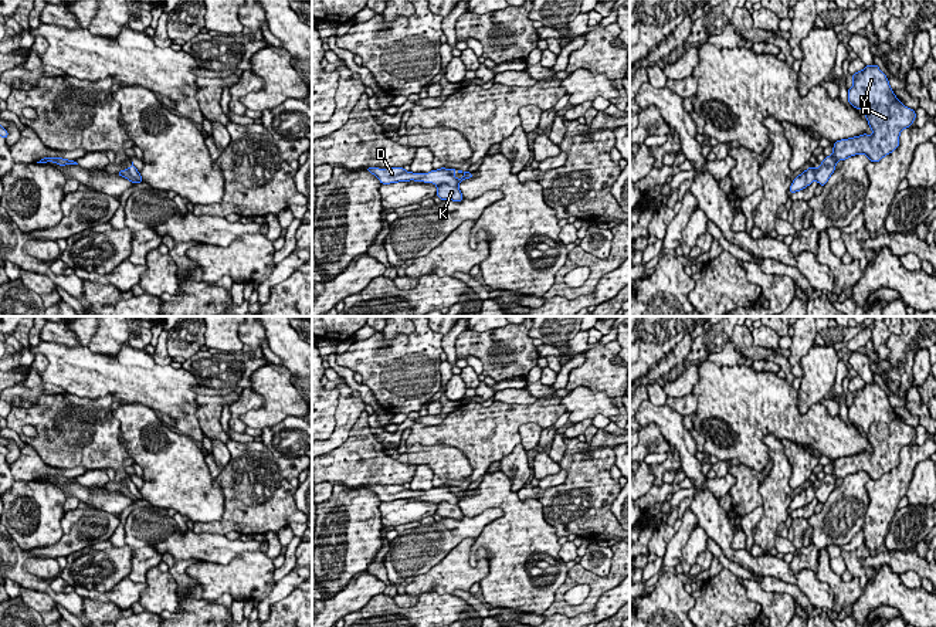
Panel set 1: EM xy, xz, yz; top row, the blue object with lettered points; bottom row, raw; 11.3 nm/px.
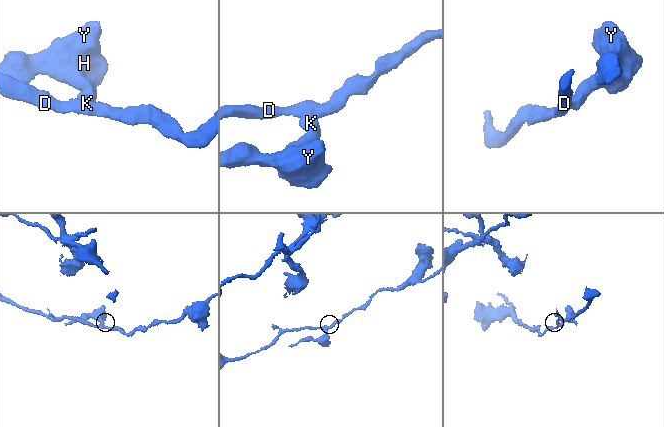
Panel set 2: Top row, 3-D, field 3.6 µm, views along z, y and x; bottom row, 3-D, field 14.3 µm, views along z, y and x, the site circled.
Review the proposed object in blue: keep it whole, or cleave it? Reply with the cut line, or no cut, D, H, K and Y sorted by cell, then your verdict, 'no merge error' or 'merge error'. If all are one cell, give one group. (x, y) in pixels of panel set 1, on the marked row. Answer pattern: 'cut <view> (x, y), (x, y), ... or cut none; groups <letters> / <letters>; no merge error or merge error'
cut xz (437, 185), (457, 186); groups D / H K Y; merge error

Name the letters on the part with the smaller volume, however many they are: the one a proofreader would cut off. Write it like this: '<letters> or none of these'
H, K, Y

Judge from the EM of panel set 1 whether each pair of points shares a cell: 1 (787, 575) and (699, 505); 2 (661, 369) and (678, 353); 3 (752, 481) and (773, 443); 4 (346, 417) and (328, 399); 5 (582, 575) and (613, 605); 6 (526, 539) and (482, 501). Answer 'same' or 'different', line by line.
1: same
2: same
3: different
4: different
5: different
6: same

